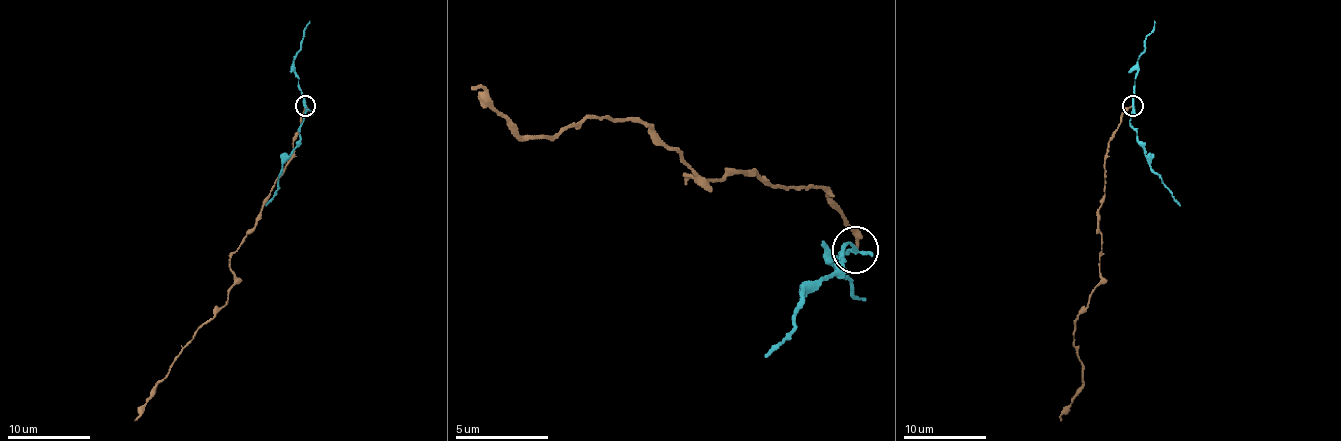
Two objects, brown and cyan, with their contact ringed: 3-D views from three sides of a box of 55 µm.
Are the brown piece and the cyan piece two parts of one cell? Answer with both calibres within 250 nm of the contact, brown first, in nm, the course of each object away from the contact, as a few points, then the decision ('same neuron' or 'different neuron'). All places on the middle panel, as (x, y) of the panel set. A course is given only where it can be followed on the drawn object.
240 nm thick on the brown side, 180 nm on the other; brown runs (854, 248), (822, 188), (687, 174), (696, 179), (682, 151), (626, 118), (524, 137), (473, 90); cyan runs (854, 248), (849, 244), (845, 258), (803, 290), (794, 327), (766, 355); different neuron

